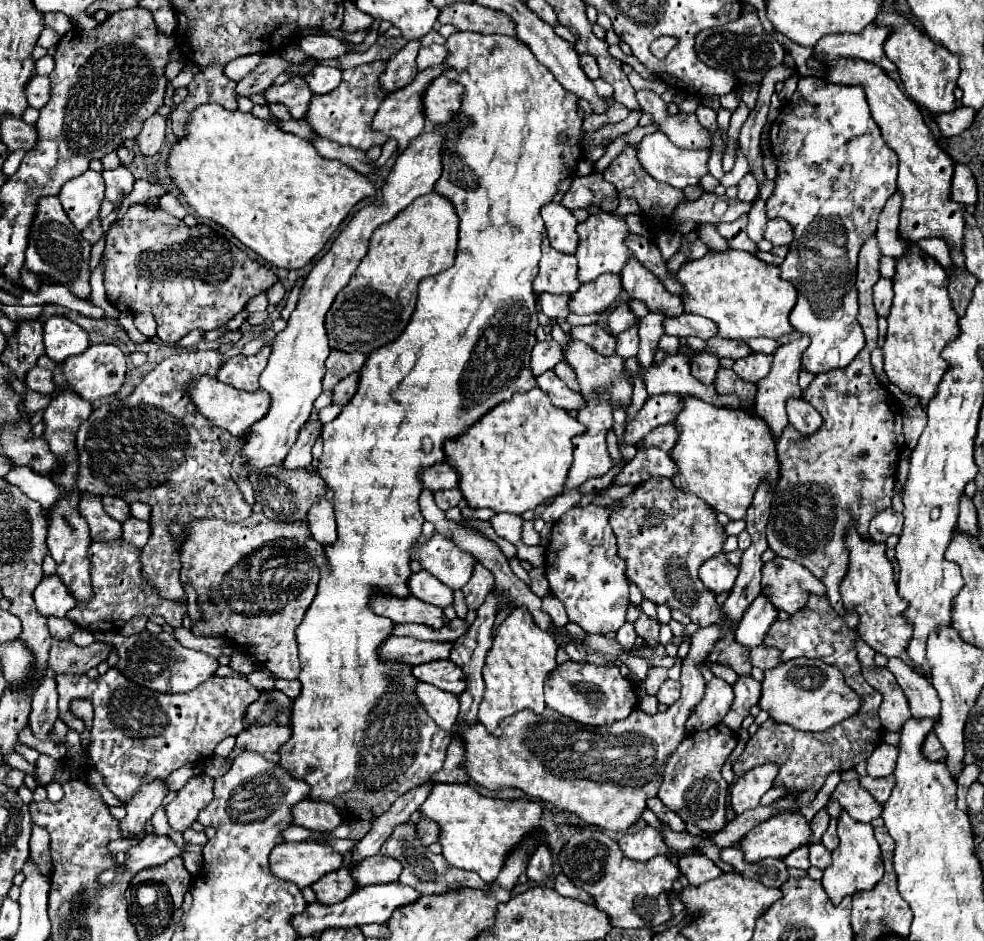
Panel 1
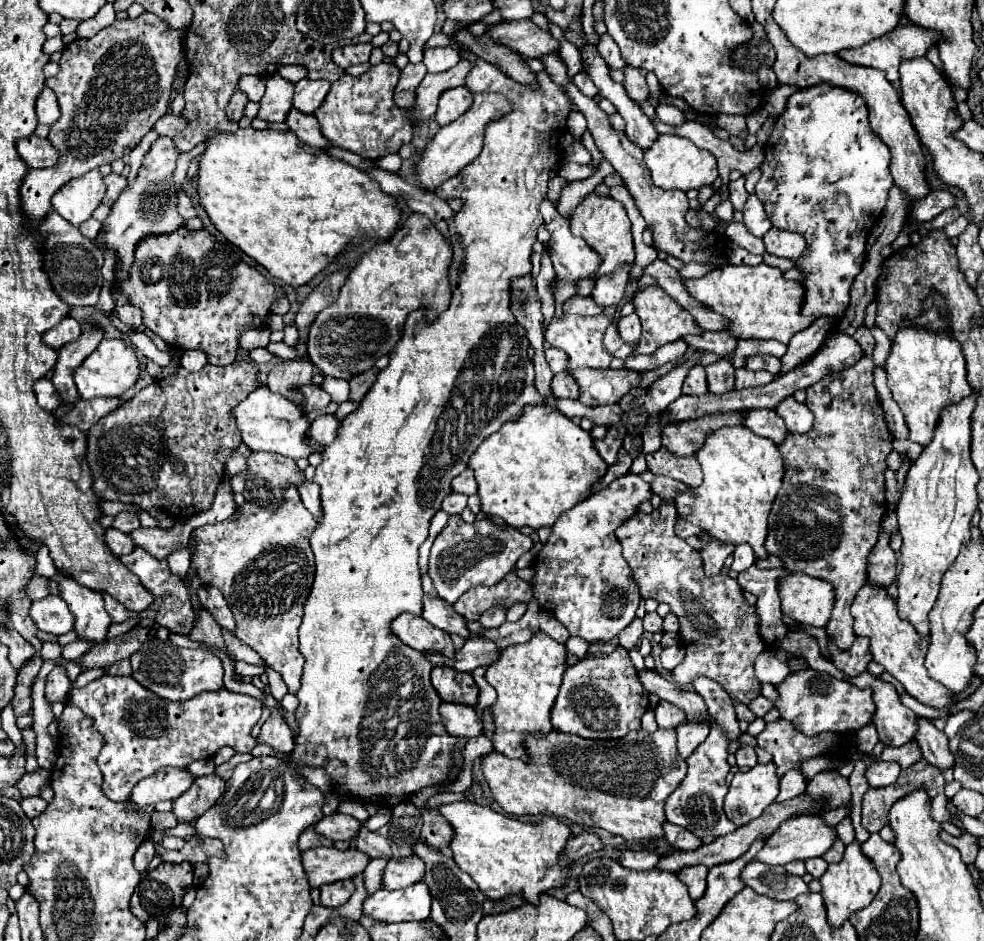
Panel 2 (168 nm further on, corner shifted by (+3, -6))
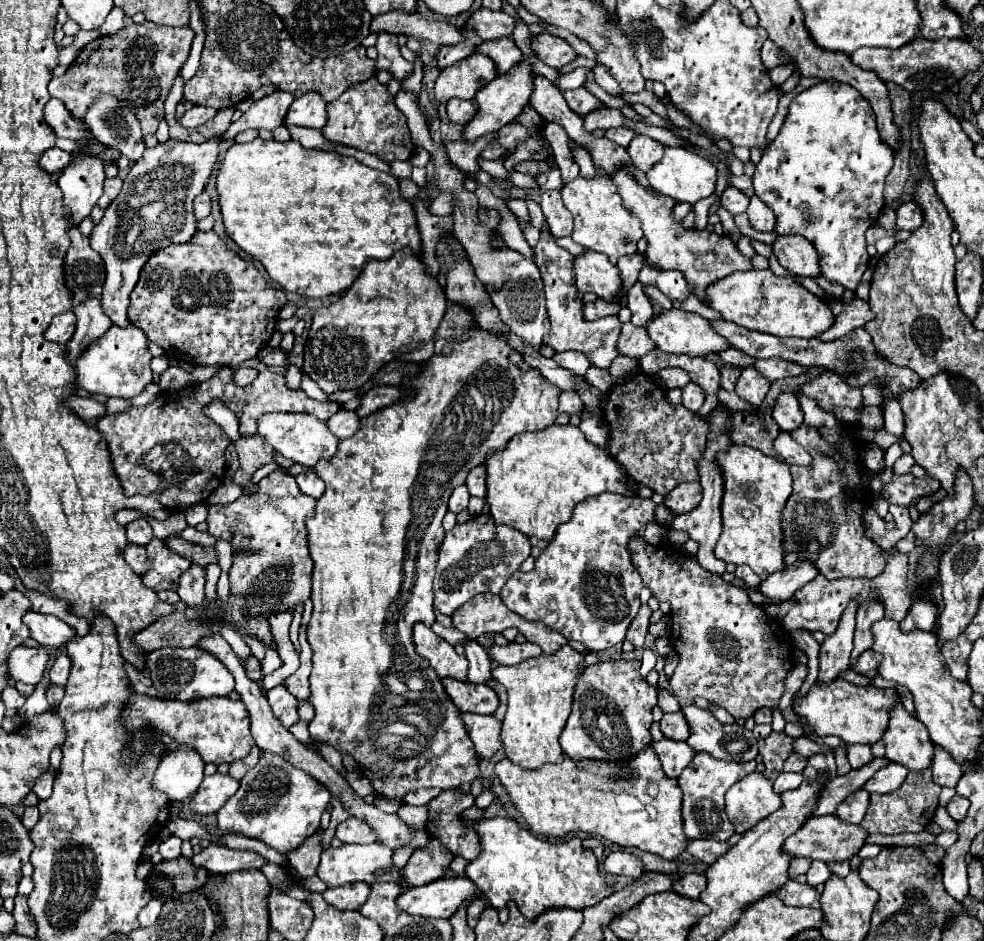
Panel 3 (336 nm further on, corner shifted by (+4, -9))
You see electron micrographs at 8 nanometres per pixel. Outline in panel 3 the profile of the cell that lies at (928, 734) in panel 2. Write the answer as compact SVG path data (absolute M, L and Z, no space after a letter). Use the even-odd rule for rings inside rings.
M935 746L931 770L933 770L933 782L941 786L951 786L951 788L955 788L957 780L963 774L963 768L957 762L953 762L953 758L949 758L949 754L941 750L941 746Z

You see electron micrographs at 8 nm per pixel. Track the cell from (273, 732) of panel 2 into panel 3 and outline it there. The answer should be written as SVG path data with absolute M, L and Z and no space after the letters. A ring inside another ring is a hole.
M277 686L277 688L271 688L267 692L267 700L275 712L275 716L281 720L281 724L285 728L289 728L291 724L295 724L299 720L297 716L297 700L291 692L287 692L287 688L283 686Z

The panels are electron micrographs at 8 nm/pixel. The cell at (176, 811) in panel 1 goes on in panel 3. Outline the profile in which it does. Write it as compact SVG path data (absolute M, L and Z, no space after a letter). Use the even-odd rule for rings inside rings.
M213 774L213 776L205 776L197 794L193 796L193 800L189 802L189 810L195 814L213 814L217 812L229 796L233 796L239 788L239 782L231 776L223 776L223 774Z

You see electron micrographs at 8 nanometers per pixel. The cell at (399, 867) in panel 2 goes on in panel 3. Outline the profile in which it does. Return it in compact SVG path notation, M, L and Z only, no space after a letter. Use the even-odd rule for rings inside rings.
M431 840L429 846L415 850L401 870L401 888L423 886L427 882L439 880L445 868L449 868L451 860L453 854L449 854L437 840Z

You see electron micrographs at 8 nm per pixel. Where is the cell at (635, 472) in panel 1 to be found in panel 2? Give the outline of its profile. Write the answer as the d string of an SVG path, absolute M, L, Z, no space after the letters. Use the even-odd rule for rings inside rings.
M654 477L654 481L652 481L652 491L664 501L674 501L678 497L678 493L682 493L686 489L688 489L688 485L684 485L682 481L676 481L676 479Z

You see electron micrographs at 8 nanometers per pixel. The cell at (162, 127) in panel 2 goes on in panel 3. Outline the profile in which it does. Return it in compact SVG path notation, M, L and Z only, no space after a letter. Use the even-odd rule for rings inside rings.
M193 106L191 110L187 110L177 122L183 128L197 128L201 124L205 124L209 118L213 118L217 114L217 110L211 108L203 108L203 106Z

